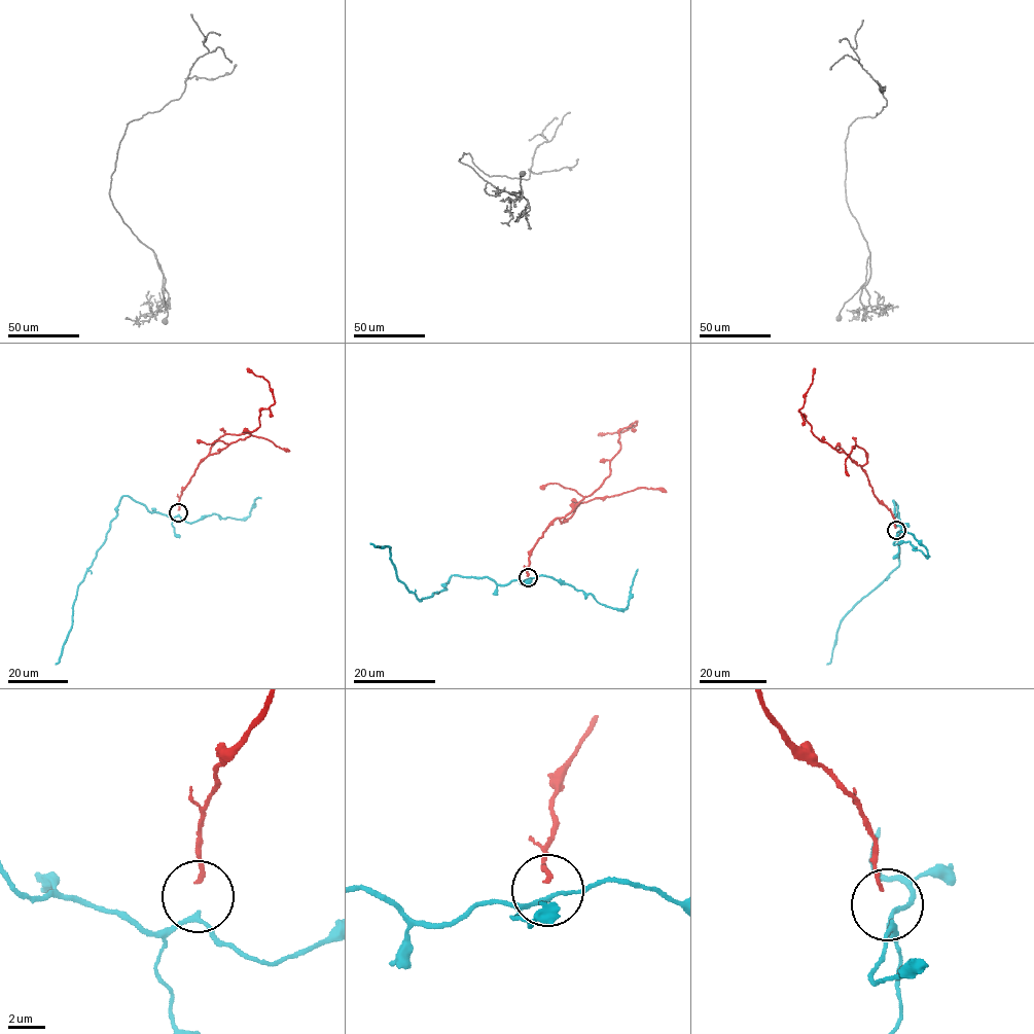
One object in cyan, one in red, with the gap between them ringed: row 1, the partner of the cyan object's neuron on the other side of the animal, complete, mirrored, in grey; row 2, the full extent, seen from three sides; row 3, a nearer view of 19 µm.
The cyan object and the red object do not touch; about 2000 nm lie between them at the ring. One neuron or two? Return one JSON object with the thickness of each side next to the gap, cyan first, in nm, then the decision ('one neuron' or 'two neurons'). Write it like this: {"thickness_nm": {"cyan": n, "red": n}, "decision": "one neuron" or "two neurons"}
{"thickness_nm": {"cyan": 260, "red": 240}, "decision": "one neuron"}

